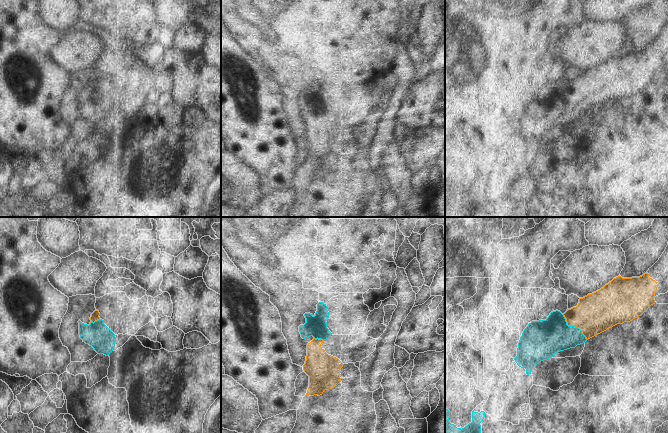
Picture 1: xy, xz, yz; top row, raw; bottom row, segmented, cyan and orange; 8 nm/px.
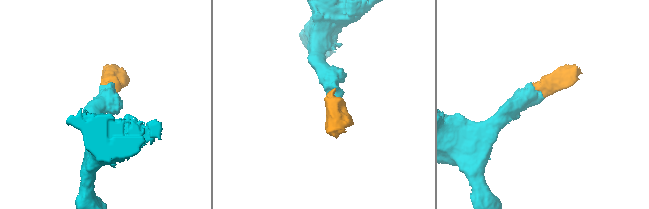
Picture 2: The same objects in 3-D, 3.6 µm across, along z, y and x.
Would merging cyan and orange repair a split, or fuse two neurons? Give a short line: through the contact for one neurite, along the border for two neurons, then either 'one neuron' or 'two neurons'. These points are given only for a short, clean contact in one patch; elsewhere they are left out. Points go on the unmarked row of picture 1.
yz (546, 113), (569, 106), (573, 102), (585, 97), (595, 89) | one neuron

